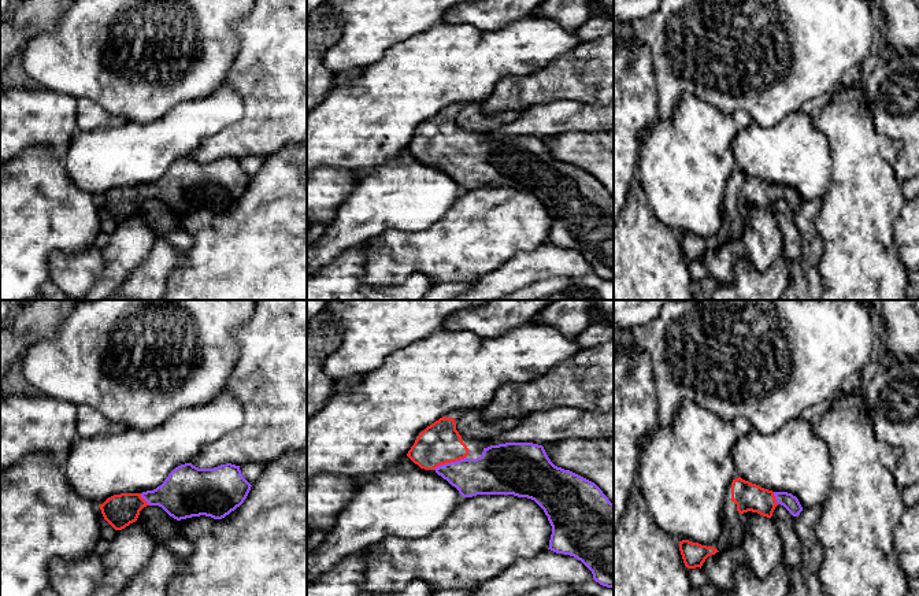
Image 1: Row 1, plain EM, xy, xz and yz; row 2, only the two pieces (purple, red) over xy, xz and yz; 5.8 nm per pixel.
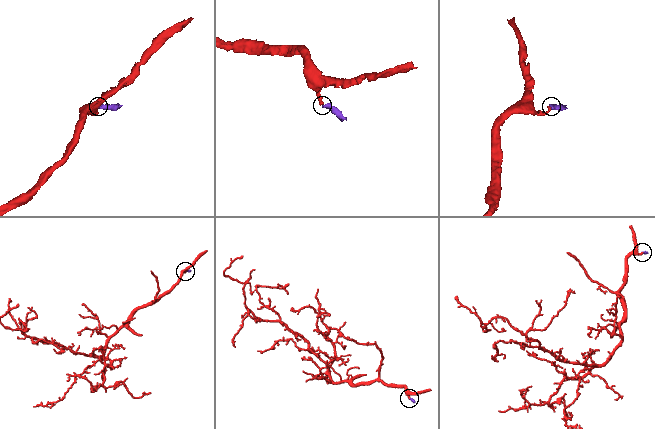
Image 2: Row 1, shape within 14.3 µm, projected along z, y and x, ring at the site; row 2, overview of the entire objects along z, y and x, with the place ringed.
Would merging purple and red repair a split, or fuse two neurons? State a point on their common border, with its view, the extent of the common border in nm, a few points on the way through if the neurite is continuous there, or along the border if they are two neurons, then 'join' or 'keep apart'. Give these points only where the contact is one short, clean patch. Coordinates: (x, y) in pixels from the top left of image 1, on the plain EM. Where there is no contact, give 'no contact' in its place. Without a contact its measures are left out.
meets purple in xz at (448, 156); contact 200 nm long; runs through xz (489, 167), (463, 167), (448, 156), (440, 136); join

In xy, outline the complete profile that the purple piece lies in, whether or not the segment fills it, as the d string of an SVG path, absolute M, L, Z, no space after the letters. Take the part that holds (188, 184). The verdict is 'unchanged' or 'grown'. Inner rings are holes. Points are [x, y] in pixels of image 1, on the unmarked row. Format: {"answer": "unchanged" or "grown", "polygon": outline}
{"answer": "grown", "polygon": "M185 156L156 182L114 188L100 197L100 203L115 223L136 215L147 199L159 199L177 214L200 208L222 212L244 196L251 179L240 159L226 156L199 162Z"}

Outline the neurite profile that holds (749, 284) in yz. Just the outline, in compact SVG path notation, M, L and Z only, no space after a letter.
M779 256L766 271L759 271L749 258L735 264L731 284L720 284L711 300L779 300L789 285L790 263Z

